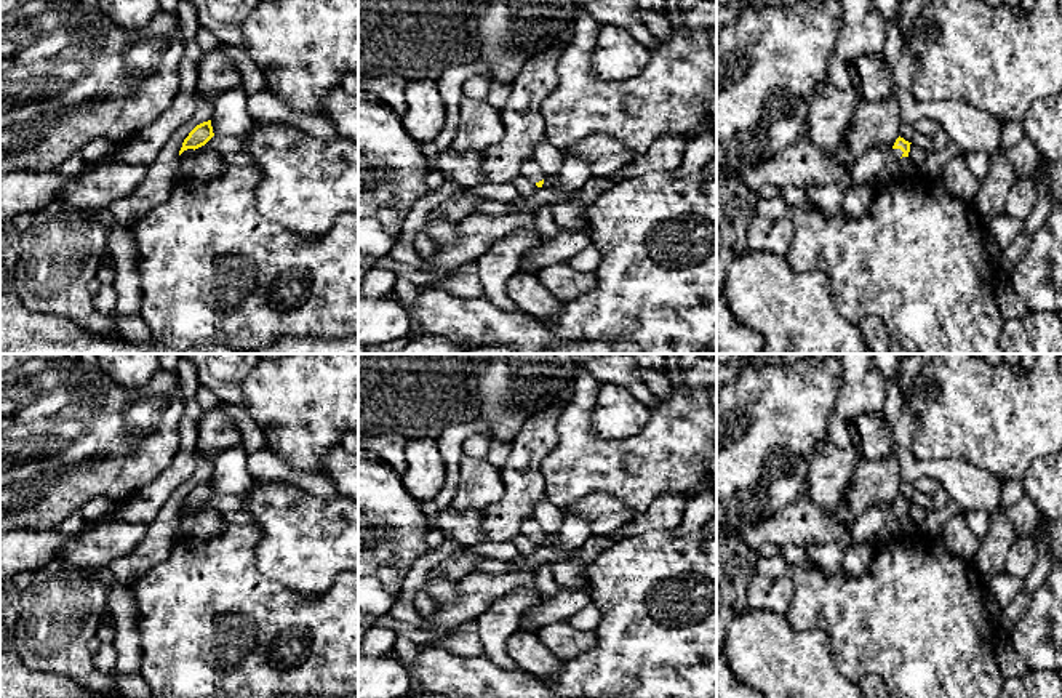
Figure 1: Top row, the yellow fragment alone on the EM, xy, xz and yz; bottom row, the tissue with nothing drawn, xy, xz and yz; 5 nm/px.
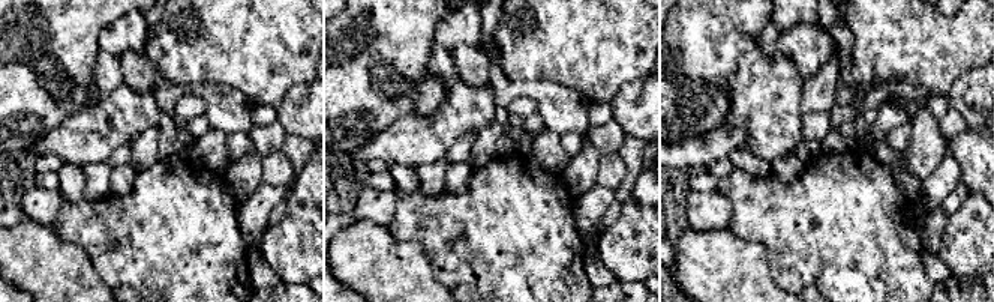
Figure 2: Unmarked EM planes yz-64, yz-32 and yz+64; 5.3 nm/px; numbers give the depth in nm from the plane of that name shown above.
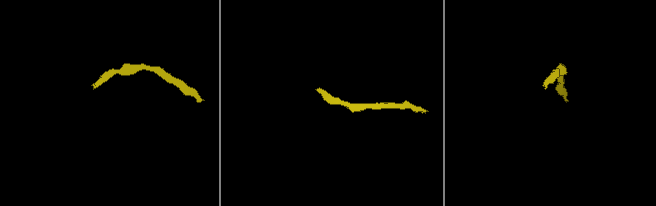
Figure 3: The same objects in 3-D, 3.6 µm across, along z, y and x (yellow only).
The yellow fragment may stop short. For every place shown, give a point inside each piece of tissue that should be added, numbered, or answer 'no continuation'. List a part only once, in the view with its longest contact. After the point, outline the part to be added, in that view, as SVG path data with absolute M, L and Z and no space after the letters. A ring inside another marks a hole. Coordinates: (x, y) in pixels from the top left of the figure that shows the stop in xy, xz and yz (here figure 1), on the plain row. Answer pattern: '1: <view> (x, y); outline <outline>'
1: yz (890, 530); outline M892 507L891 514L888 515L888 519L884 520L884 524L881 525L881 528L876 532L873 538L875 549L881 549L888 546L889 543L892 543L896 538L902 535L899 527L899 519L902 512L904 511L900 507Z

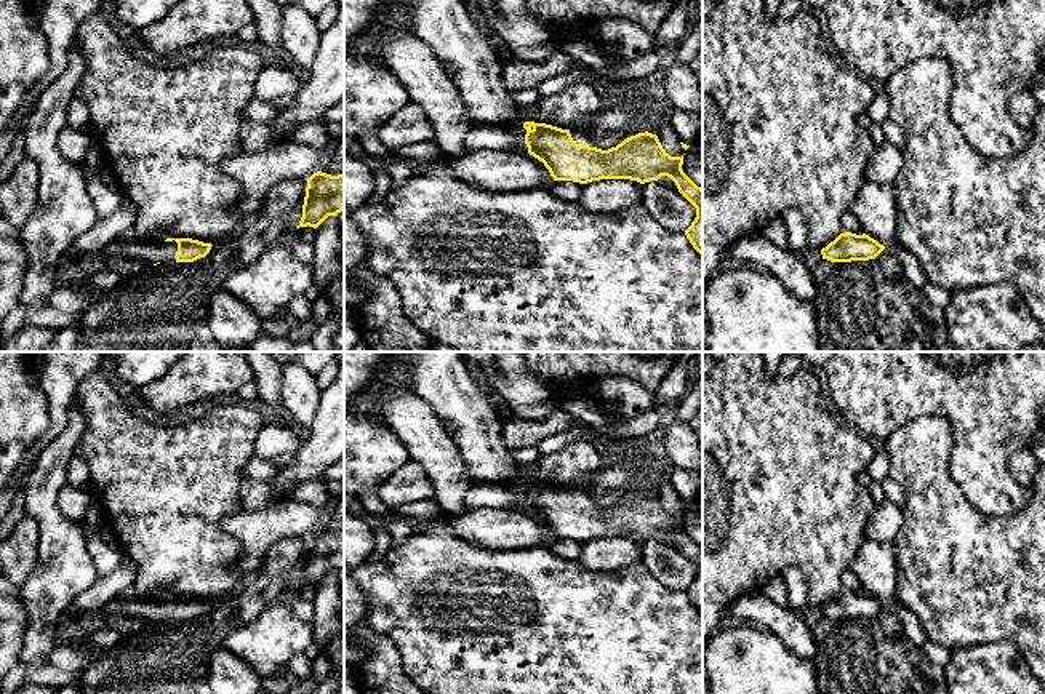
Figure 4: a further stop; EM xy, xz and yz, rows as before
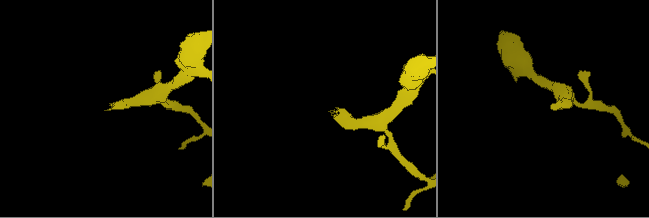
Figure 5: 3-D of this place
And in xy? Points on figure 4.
1: xy (149, 610); outline M114 598L102 608L107 616L125 616L144 622L173 622L176 620L176 609L178 601L174 598L138 598L128 601Z

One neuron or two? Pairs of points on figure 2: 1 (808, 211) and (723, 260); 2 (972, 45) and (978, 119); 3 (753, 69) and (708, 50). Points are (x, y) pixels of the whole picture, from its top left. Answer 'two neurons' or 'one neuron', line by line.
1: two neurons
2: two neurons
3: two neurons

